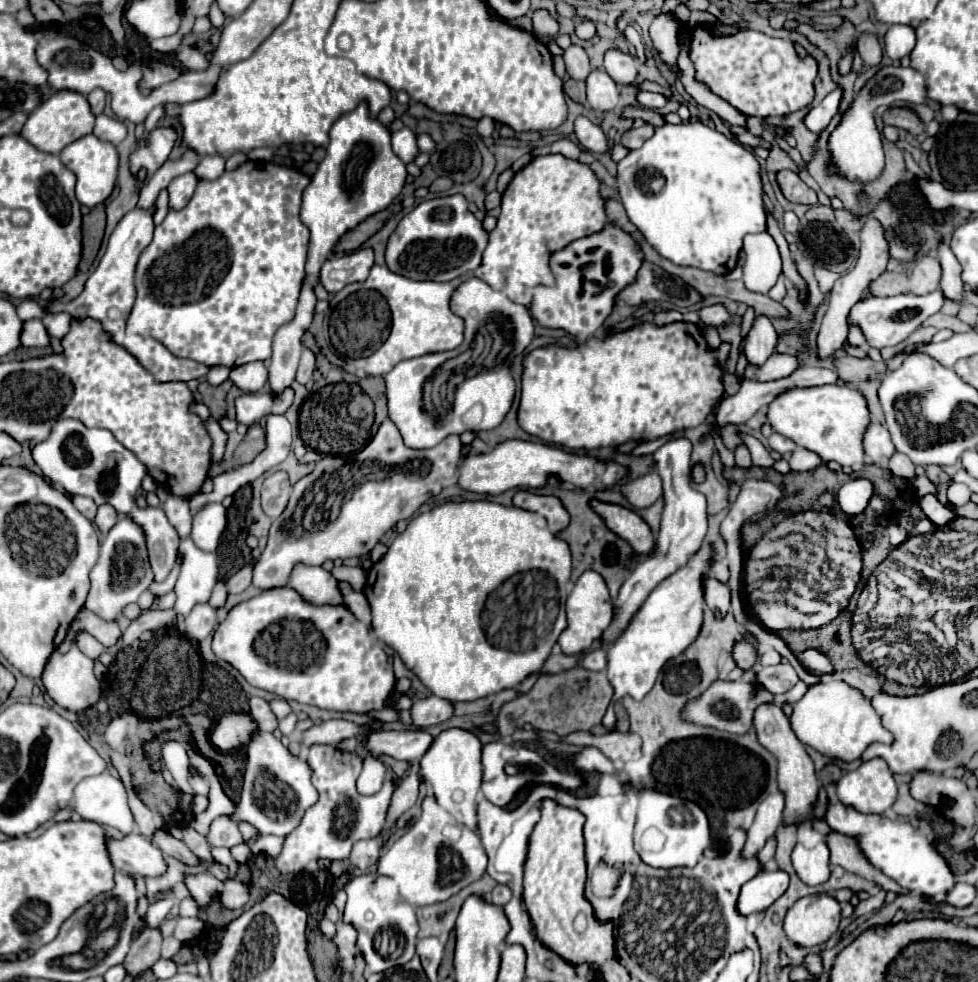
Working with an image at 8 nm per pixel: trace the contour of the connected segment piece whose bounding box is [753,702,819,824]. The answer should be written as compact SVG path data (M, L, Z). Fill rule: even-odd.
M761 704L755 708L753 714L753 730L757 734L759 744L773 752L773 756L777 756L779 762L779 788L785 794L785 814L783 814L783 822L803 822L807 820L807 812L809 806L813 804L813 800L817 798L817 776L813 770L813 762L809 758L809 754L805 752L805 746L799 742L799 738L793 734L791 726L789 726L789 718L785 716L785 712L775 706L775 704Z

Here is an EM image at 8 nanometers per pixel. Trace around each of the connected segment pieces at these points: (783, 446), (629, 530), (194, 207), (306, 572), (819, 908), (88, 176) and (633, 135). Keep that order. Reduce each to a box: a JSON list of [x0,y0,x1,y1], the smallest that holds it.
[[769,432,797,454],[591,500,655,556],[127,162,309,366],[287,564,343,604],[785,894,841,948],[61,134,119,208],[621,124,655,150]]

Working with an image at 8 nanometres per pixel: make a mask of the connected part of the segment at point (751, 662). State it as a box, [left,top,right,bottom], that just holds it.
[733,636,759,674]

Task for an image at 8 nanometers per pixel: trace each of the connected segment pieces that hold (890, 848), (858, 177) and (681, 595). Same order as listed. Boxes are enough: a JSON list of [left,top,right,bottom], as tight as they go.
[[825,802,955,896],[827,66,929,184],[602,544,715,730]]

